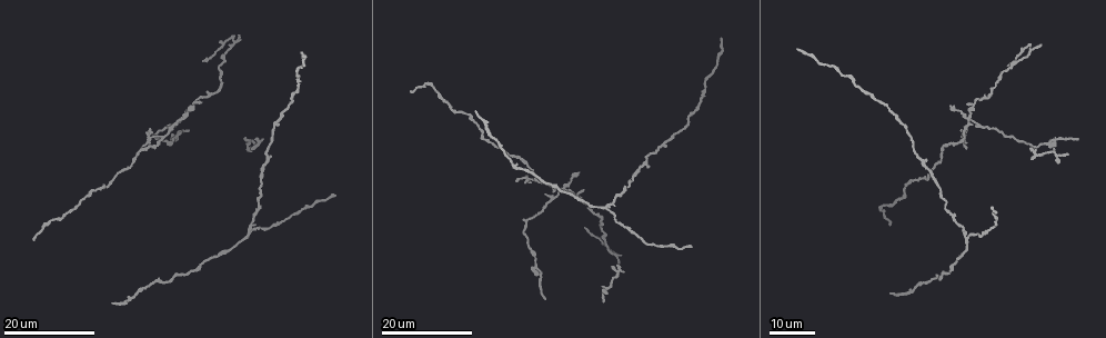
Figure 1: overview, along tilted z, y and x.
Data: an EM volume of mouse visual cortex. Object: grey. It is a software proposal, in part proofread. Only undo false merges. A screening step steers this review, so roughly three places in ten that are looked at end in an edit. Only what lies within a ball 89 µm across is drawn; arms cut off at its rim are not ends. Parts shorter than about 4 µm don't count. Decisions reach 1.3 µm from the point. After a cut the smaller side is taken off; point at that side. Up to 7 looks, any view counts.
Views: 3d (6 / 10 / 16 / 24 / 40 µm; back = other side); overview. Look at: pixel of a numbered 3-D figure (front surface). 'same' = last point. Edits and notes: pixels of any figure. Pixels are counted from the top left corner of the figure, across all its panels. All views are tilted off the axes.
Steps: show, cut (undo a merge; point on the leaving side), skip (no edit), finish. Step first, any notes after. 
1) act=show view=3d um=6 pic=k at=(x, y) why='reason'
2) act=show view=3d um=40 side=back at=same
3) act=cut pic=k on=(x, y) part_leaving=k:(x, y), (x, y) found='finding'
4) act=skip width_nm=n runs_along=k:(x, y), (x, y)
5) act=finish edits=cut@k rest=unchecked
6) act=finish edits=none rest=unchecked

act=show view=3d um=16 pic=1 at=(179, 118) why='side arm on a straight run'

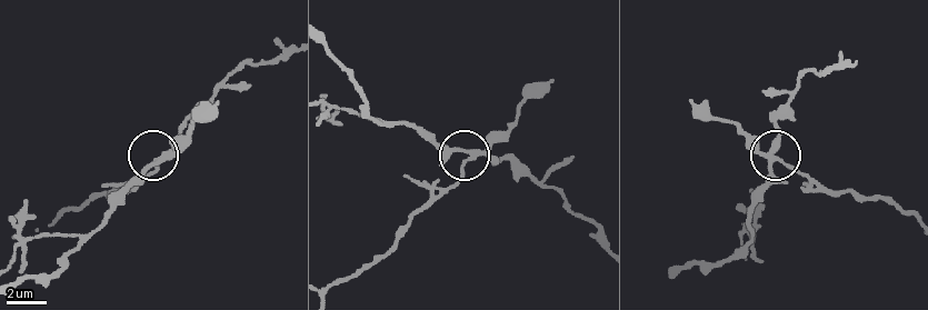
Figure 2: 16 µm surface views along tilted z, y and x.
act=show view=3d um=10 pic=2 at=(159, 157)

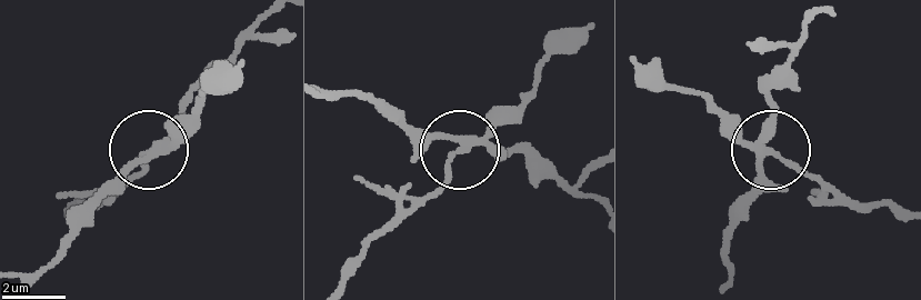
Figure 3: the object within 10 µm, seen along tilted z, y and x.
act=show view=3d um=10 side=back pic=3 at=(765, 151) why='from behind'

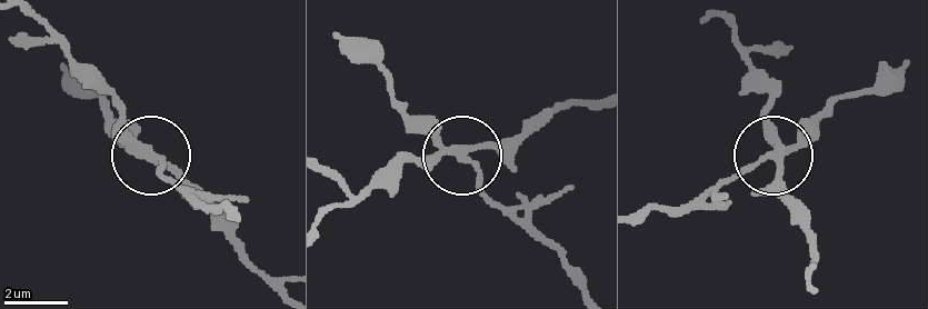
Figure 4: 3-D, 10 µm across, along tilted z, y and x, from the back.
act=cut pic=4 on=(428, 127) width_nm=230 part_leaving=4:(455, 155), (488, 196), (556, 253), (576, 286) found='a second neuron is stuck on'

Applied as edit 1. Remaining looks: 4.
act=show view=overview

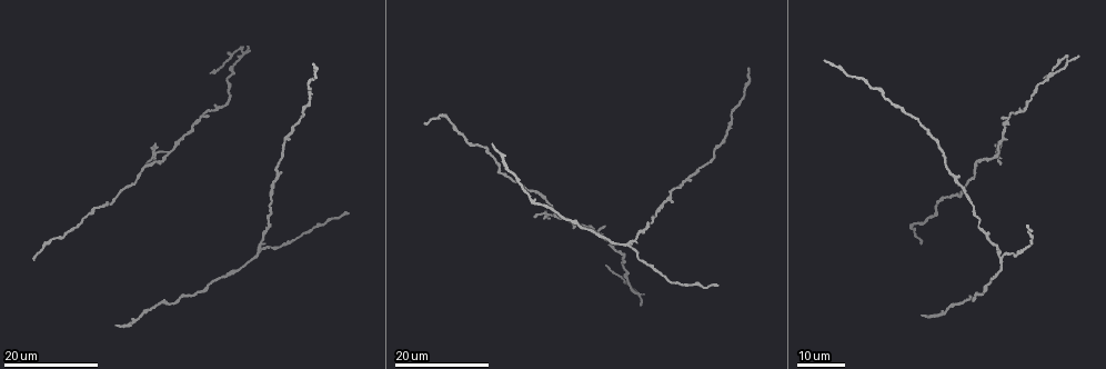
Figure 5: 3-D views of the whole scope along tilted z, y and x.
act=show view=3d um=24 pic=5 at=(167, 150) why='arms part here'

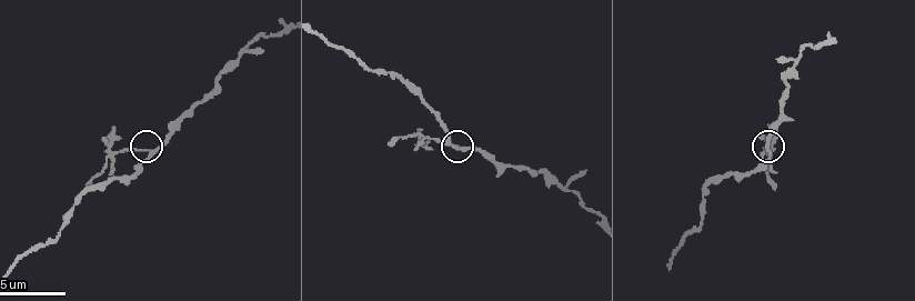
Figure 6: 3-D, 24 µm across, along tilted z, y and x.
act=show view=3d um=6 pic=6 at=(148, 150)

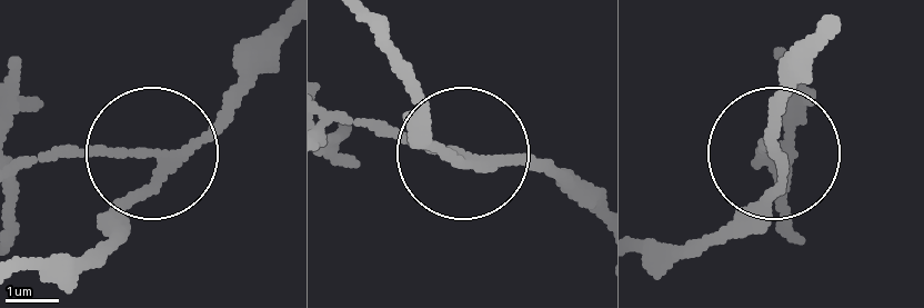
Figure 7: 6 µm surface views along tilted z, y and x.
act=cut pic=7 on=(96, 154) arms=3 part_leaving=7:(176, 149), (73, 149), (19, 176) found='two neurons meet here'

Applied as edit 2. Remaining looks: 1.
act=finish edits=cut@4,cut@7 rest=unchecked

